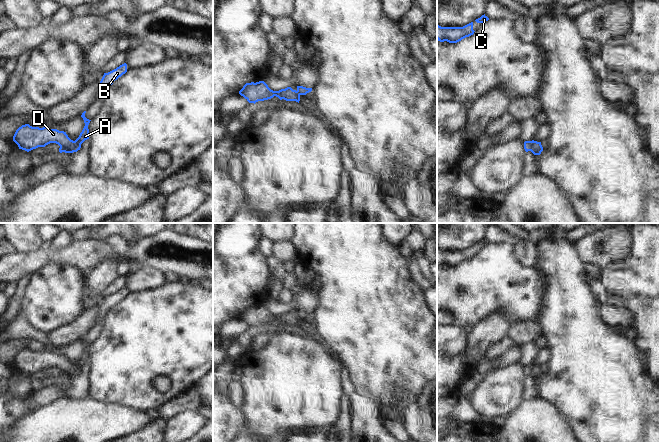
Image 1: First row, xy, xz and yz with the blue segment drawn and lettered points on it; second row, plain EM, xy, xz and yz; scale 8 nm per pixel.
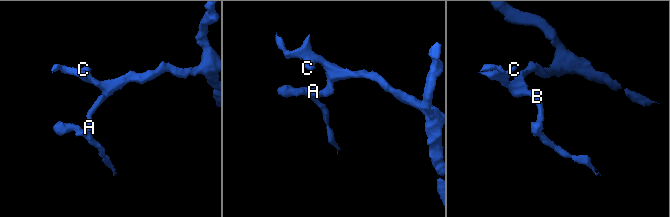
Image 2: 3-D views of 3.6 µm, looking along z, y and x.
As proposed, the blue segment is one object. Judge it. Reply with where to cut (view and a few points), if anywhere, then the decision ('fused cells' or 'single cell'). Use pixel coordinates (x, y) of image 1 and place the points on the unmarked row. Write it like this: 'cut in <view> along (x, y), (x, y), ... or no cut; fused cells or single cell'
cut in yz along (532, 365), (530, 374); fused cells

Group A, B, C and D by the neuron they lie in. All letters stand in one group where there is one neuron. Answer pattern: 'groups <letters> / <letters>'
groups A B C / D

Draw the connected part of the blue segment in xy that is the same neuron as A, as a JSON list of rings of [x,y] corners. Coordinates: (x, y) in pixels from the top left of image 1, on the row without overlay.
[[[84,335],[84,336],[82,337],[82,339],[81,339],[81,341],[82,341],[83,344],[84,344],[85,350],[84,350],[82,356],[80,357],[79,361],[74,365],[76,370],[81,370],[81,368],[82,368],[85,364],[89,363],[89,353],[88,353],[88,349],[89,349],[89,347],[90,347],[91,344],[89,344],[89,343],[87,343],[87,342],[85,341],[85,337],[86,337],[86,335]]]

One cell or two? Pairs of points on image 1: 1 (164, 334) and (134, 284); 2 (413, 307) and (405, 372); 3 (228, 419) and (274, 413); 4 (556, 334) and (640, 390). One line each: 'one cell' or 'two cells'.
1: two cells
2: one cell
3: two cells
4: one cell

